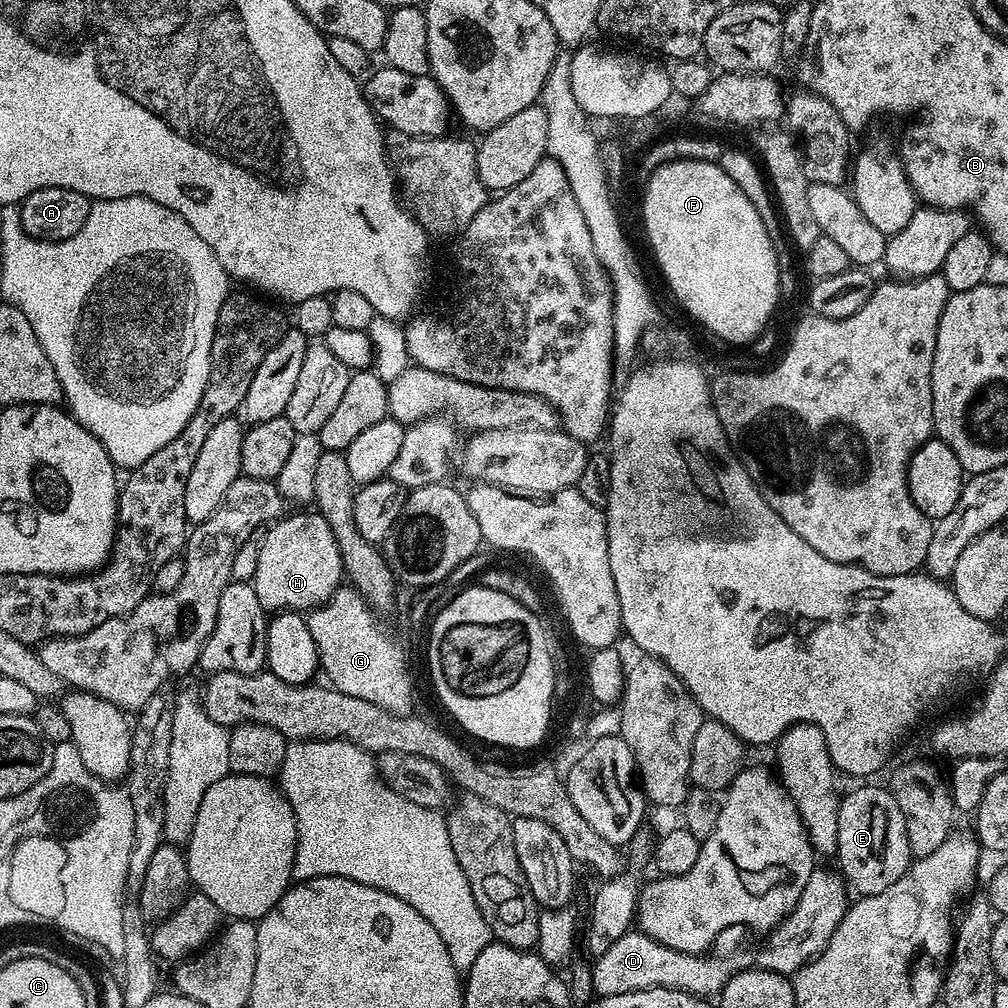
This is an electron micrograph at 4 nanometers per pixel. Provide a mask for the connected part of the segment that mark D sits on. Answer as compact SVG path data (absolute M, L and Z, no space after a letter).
M812 871L806 882L806 890L802 890L802 898L798 898L792 913L763 937L764 945L757 956L752 952L695 956L674 950L639 930L627 932L622 938L618 938L618 942L614 942L614 946L610 946L610 950L606 950L606 954L597 957L592 964L595 995L613 996L647 988L669 988L688 992L691 996L716 998L734 973L752 965L791 977L805 968L824 949L826 942L830 942L834 930L838 930L838 924L842 922L840 904L850 904L850 892L845 881L833 872Z

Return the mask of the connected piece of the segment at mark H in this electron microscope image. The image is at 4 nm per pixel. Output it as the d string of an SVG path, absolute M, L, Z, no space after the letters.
M315 510L297 512L297 516L288 514L275 521L263 533L264 540L259 541L258 570L250 583L268 614L285 610L303 613L317 608L336 593L346 576L330 522Z

